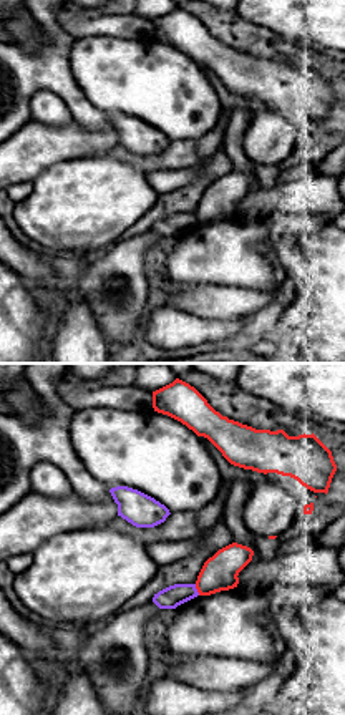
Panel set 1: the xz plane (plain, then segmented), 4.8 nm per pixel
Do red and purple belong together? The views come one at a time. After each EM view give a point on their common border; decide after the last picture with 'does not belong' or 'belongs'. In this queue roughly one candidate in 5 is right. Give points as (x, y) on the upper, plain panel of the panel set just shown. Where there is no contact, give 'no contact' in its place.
contact (196, 216)

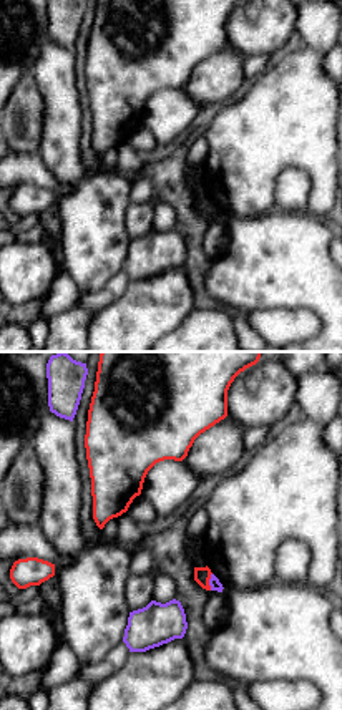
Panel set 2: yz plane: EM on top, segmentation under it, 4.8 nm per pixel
contact (208, 209)

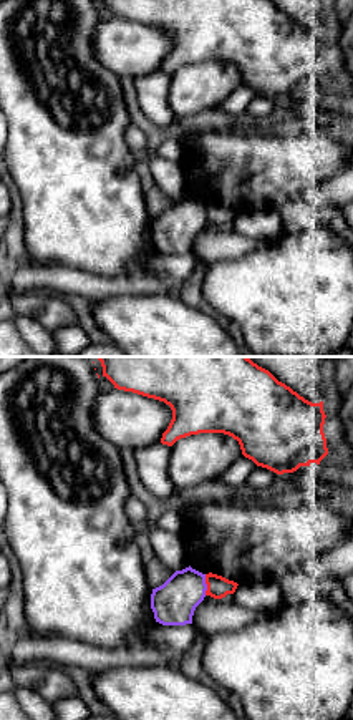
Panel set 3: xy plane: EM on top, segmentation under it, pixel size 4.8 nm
contact (206, 211)

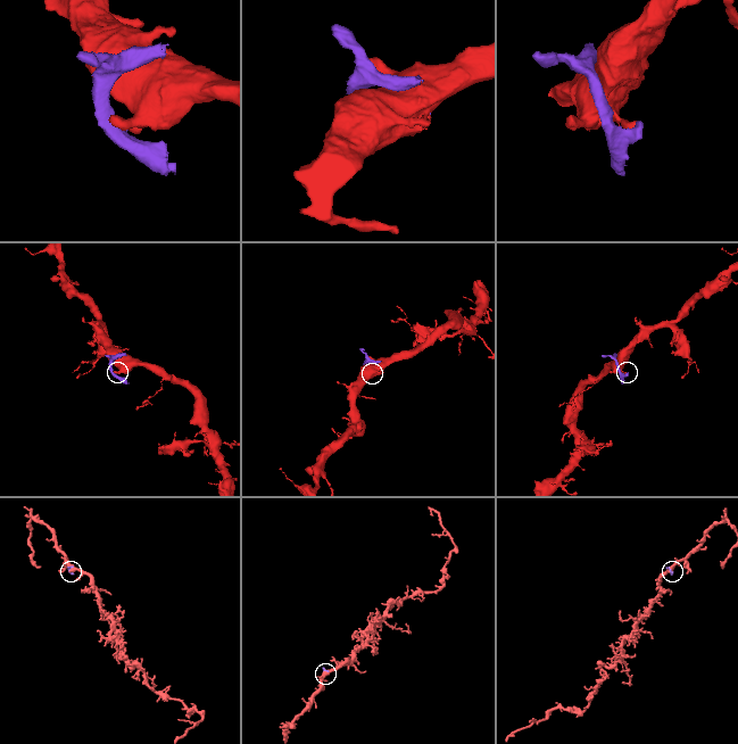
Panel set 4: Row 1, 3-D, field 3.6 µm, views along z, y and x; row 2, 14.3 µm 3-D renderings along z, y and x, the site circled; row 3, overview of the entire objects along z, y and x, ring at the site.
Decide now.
does not belong

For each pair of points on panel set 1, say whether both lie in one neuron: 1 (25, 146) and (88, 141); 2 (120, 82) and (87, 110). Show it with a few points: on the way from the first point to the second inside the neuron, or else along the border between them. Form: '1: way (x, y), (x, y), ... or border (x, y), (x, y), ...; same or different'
1: way (40, 146), (73, 141); same
2: border (72, 72), (82, 93), (110, 116); different

